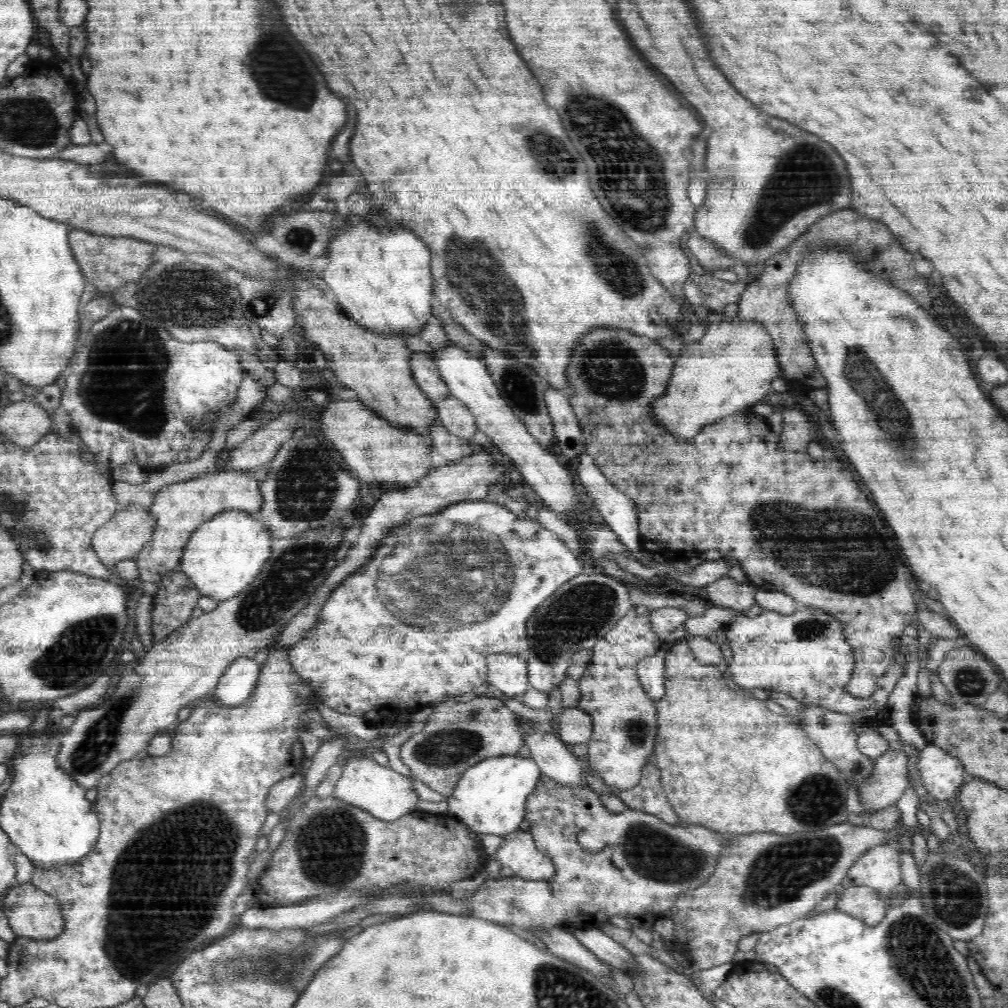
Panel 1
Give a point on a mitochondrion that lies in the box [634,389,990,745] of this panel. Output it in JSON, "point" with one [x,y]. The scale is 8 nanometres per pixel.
{"point":[796,539]}

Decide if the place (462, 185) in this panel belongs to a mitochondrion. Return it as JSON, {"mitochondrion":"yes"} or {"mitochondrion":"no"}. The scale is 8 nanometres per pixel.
{"mitochondrion":"no"}

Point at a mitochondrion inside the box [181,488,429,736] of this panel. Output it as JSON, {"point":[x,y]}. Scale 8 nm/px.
{"point":[290,577]}

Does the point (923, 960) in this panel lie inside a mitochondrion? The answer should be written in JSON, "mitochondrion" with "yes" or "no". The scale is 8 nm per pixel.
{"mitochondrion":"yes"}

